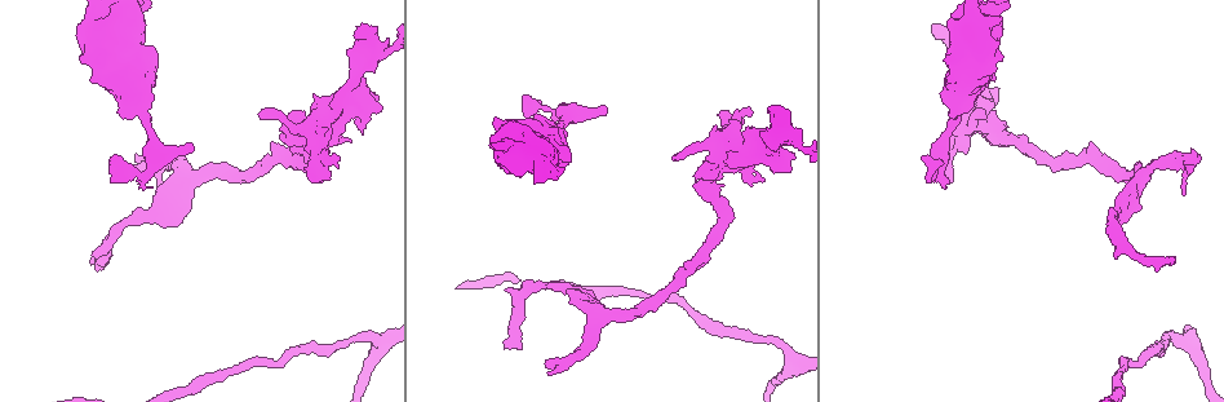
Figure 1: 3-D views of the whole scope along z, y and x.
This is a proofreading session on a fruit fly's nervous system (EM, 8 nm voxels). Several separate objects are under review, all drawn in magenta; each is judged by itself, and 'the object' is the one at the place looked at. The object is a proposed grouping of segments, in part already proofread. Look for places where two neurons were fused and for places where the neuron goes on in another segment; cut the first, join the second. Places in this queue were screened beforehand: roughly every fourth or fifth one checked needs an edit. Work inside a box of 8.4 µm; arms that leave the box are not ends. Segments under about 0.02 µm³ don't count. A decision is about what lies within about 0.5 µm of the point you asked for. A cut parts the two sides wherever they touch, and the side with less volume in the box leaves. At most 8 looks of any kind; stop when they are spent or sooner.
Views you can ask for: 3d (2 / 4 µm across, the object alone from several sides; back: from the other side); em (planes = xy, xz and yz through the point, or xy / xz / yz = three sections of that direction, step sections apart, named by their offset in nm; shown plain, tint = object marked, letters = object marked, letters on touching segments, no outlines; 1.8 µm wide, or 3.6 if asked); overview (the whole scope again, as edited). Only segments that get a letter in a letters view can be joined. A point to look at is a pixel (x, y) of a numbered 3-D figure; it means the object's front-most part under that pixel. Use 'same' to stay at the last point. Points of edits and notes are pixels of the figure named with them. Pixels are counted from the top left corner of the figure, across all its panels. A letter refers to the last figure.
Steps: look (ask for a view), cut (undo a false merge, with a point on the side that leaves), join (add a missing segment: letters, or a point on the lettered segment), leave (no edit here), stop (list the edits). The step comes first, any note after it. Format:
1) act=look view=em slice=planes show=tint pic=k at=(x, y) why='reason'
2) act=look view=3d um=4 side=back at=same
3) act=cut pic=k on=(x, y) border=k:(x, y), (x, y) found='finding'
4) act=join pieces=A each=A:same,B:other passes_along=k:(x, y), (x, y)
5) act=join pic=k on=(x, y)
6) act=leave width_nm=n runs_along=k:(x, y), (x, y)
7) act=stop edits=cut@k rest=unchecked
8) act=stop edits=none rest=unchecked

act=look view=em slice=planes show=tint pic=1 at=(719, 142) why='four arms meet'

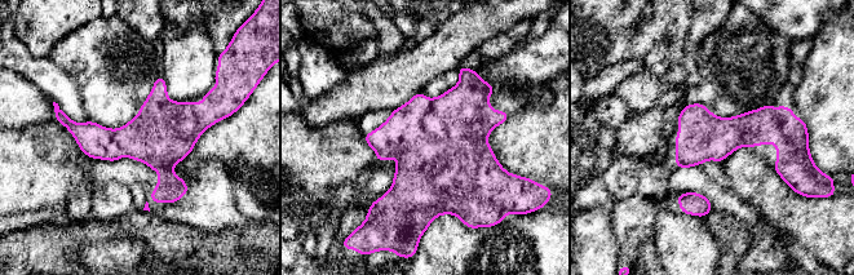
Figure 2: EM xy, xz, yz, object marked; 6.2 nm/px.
act=look view=em slice=planes show=letters at=same why='what lies round it'

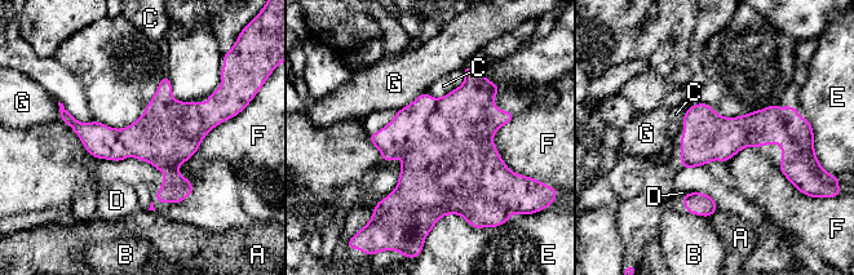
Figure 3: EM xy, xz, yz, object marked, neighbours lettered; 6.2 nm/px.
act=leave each=A:other,B:other,C:other,D:other,E:other,F:other,G:other border=3:(229, 118), (180, 164), (182, 177) found='one neuron here'

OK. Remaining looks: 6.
act=look view=em um=3.6 slice=planes show=plain pic=1 at=(570, 155) why='thick end'

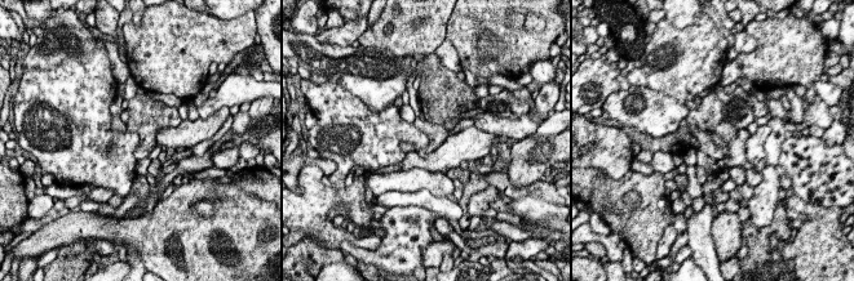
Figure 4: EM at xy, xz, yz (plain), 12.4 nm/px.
act=look view=em um=3.6 slice=planes show=letters at=same why='see the neighbours'

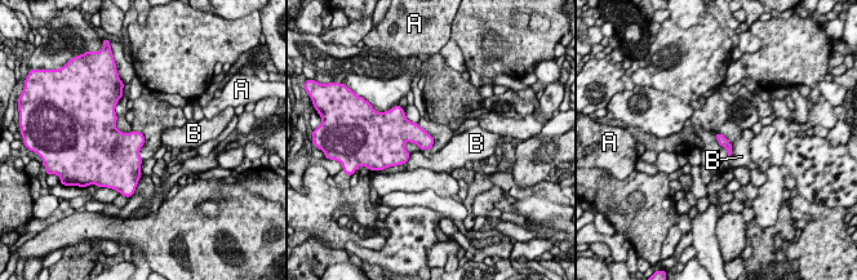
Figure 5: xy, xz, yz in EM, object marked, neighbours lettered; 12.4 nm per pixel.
act=leave each=A:other,B:other found='none of them fits'

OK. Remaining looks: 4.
act=look view=em slice=planes show=letters pic=1 at=(358, 34) why='branch stops here'

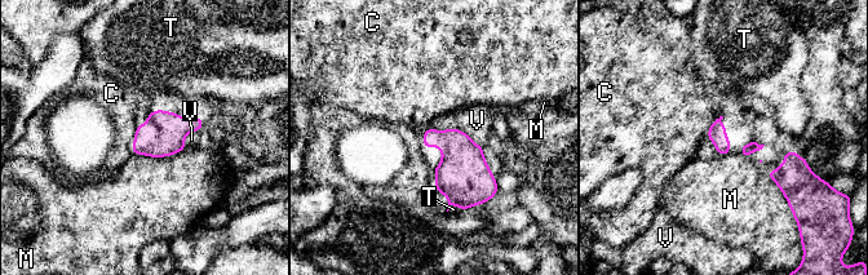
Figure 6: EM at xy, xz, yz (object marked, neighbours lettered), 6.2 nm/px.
act=leave each=C:other,M:other,T:other,V:other found='none of them fits'

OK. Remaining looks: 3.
act=stop edits=none rest=unchecked

